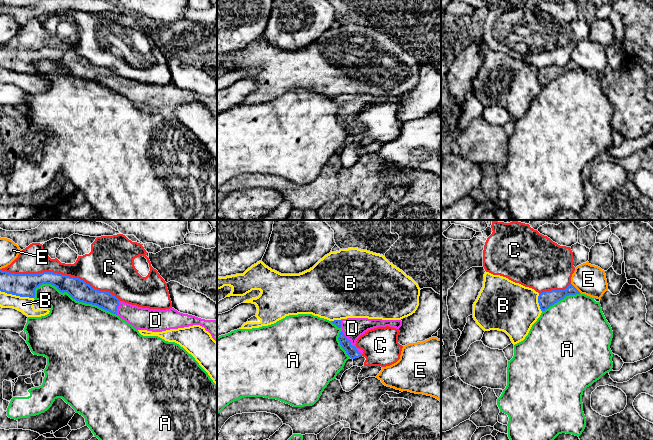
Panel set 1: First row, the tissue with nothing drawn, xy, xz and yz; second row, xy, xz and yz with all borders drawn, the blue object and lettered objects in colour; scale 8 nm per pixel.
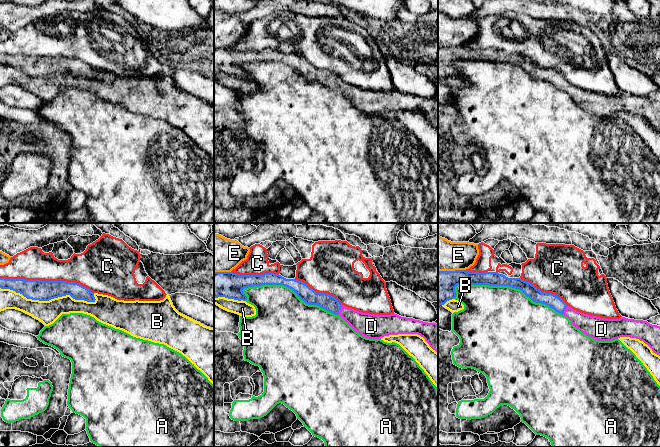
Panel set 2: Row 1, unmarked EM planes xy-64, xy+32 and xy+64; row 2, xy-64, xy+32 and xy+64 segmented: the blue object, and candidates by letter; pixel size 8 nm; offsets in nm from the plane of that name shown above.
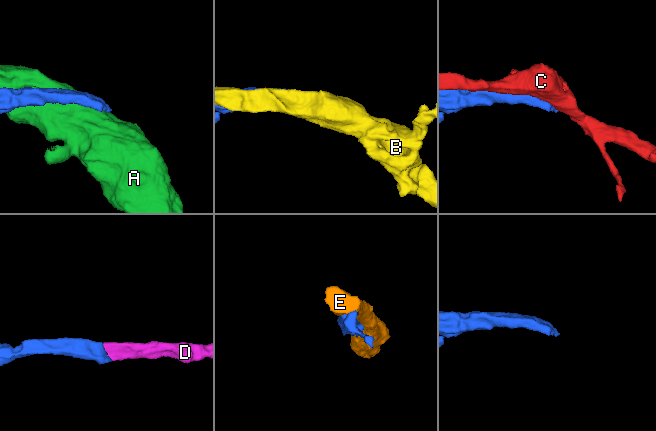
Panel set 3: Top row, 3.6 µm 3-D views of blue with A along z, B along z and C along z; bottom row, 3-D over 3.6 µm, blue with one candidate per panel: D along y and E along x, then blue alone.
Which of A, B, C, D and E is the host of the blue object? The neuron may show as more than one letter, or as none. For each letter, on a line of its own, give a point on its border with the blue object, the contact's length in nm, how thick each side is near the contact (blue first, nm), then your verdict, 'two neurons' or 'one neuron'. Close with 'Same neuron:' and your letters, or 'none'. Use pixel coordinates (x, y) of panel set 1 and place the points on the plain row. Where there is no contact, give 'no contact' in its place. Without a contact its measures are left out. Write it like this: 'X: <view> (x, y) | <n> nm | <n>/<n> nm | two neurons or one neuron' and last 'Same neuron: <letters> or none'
A: xy (75, 75) | 700 nm | 160/480 nm | two neurons
B: xy (17, 71) | 280 nm | 190/130 nm | two neurons
C: xy (60, 50) | 1000 nm | 160/220 nm | two neurons
D: xz (350, 119) | 260 nm | 90/170 nm | one neuron
E: yz (575, 64) | 110 nm | 130/240 nm | two neurons
Same neuron: D

